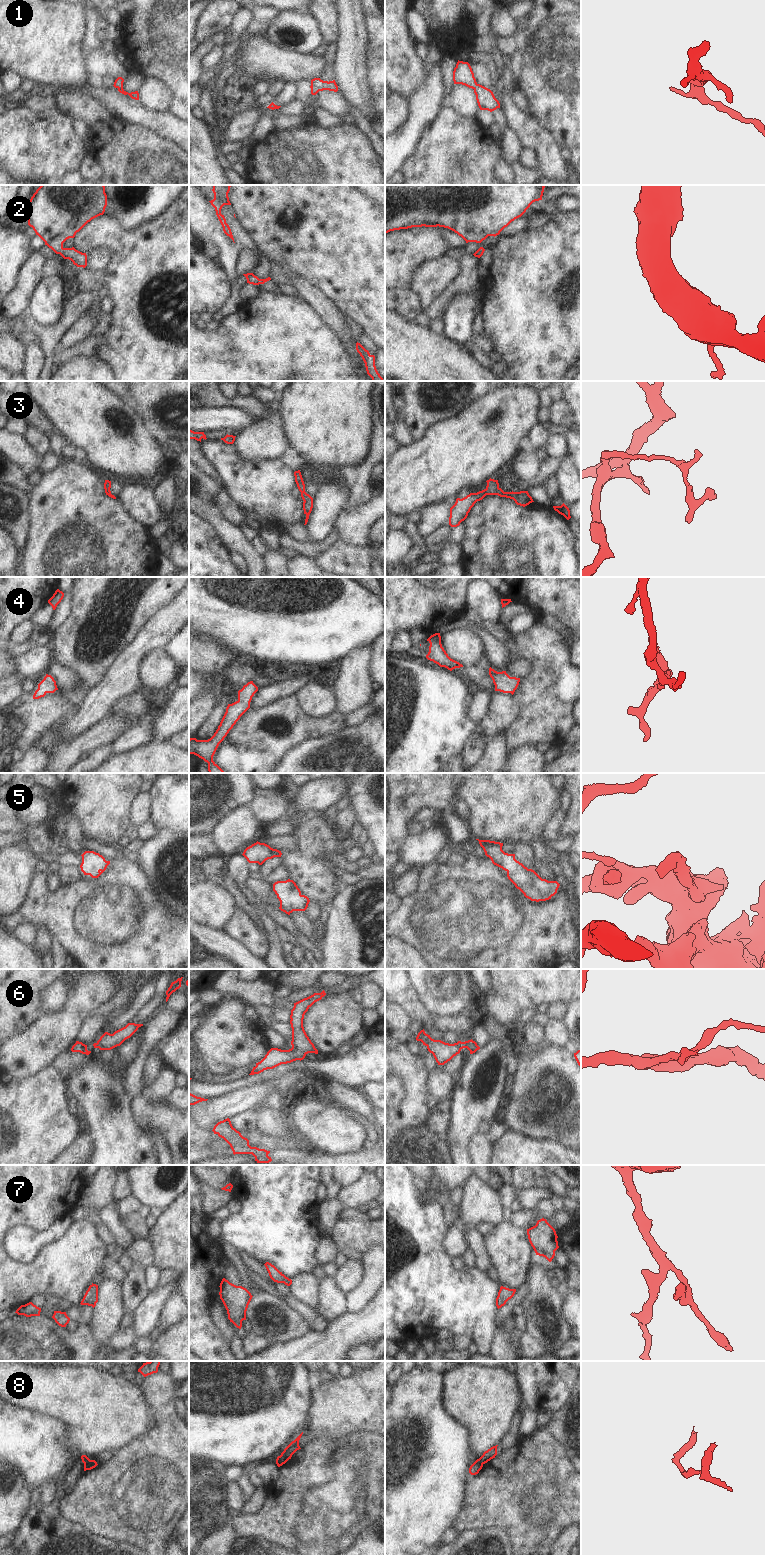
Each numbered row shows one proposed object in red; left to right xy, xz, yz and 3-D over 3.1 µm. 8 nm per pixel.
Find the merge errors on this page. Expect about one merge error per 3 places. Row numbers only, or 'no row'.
8

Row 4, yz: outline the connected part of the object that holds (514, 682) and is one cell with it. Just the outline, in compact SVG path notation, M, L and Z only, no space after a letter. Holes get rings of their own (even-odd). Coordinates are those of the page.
M491 667L489 668L489 675L495 685L495 691L503 693L511 693L513 695L520 682L520 678L510 677L506 671L497 672Z

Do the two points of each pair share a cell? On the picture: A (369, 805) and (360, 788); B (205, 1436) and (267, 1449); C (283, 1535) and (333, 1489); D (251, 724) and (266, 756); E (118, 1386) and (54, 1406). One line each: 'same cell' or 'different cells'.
A: same cell
B: same cell
C: same cell
D: same cell
E: same cell

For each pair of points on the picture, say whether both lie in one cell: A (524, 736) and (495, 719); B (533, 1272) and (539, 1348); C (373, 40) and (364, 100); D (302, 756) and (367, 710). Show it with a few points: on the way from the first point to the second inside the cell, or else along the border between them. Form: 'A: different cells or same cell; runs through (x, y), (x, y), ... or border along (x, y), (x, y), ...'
A: different cells; border along (517, 704), (519, 713), (505, 732)
B: different cells; border along (526, 1330), (548, 1348), (558, 1350)
C: different cells; border along (365, 57), (367, 84), (372, 103)
D: different cells; border along (367, 716), (356, 725), (345, 726)

